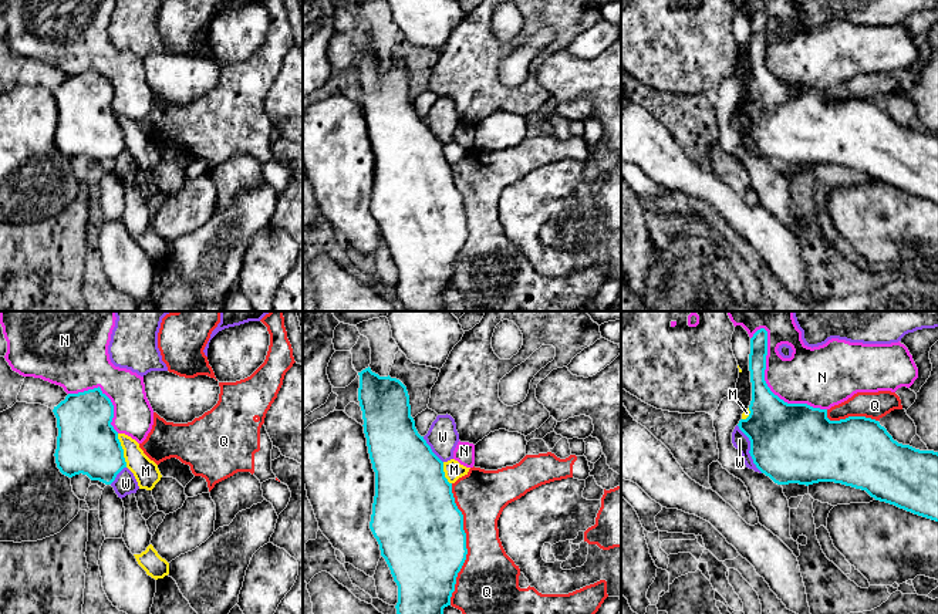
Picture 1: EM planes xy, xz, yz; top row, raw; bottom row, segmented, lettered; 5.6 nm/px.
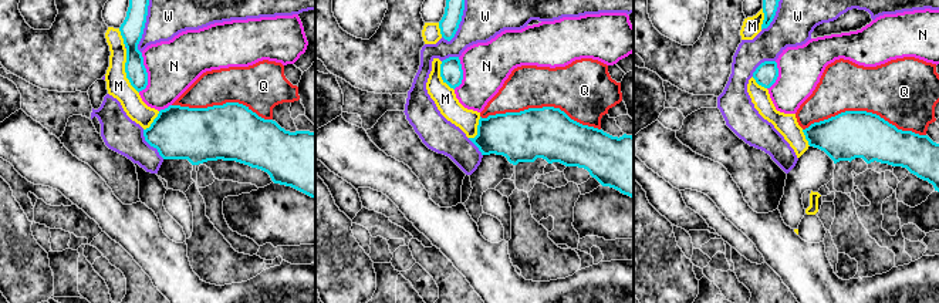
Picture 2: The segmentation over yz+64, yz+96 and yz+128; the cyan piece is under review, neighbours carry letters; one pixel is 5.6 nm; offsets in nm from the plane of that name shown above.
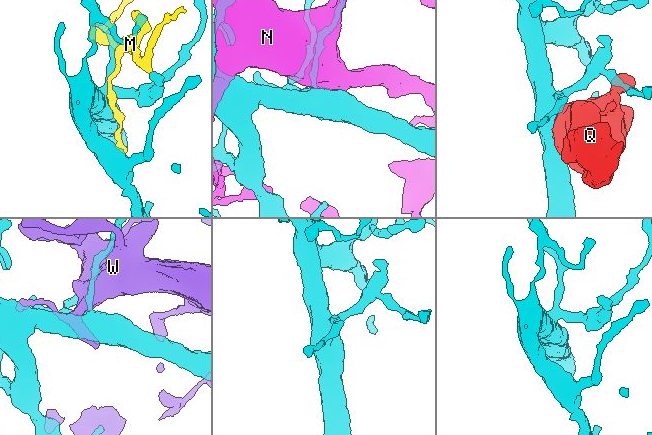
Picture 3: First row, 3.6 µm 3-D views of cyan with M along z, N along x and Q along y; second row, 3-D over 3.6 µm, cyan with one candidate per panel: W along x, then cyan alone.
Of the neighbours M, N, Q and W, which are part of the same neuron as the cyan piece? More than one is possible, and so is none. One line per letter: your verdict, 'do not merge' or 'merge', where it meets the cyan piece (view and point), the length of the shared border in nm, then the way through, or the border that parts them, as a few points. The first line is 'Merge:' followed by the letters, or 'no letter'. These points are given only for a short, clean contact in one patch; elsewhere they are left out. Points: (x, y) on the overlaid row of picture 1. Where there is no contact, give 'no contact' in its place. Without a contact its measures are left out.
Merge: no letter
M: do not merge | xy (122, 451) | 200 nm
N: do not merge | yz (766, 384) | 600 nm
Q: do not merge | xz (465, 545) | 700 nm
W: do not merge | yz (751, 449) | 300 nm

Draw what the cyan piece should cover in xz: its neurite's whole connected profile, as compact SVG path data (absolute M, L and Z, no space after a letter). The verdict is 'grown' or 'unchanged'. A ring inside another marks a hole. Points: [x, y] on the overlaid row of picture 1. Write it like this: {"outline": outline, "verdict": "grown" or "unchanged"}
{"outline": "M370 367L358 375L362 426L375 472L375 496L370 529L398 586L397 614L443 614L443 608L451 605L456 577L468 554L463 515L455 503L452 483L445 478L443 462L432 452L415 428L406 387L389 375L379 377Z", "verdict": "unchanged"}

